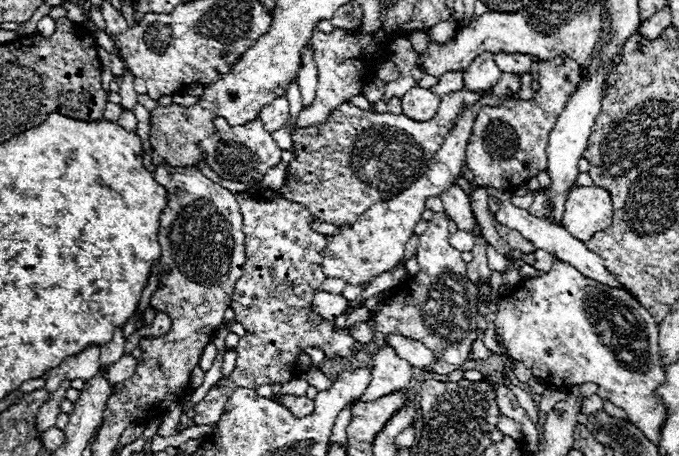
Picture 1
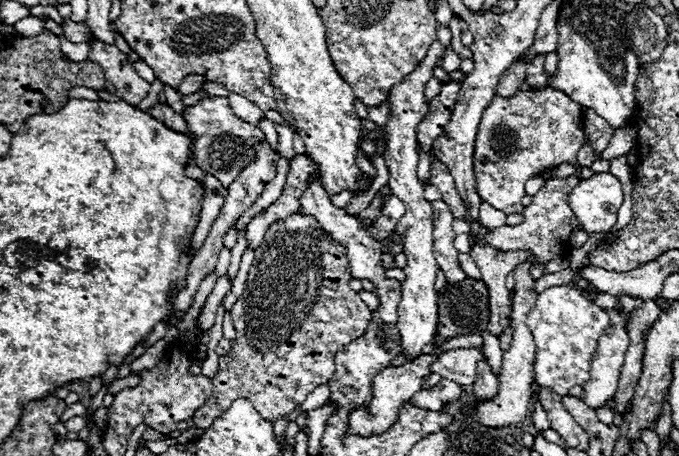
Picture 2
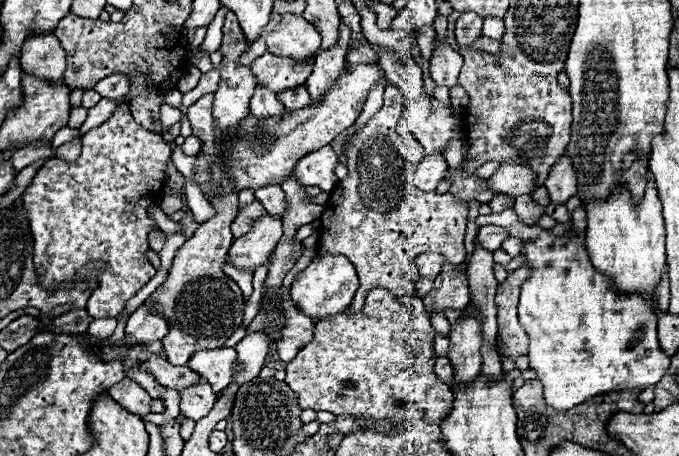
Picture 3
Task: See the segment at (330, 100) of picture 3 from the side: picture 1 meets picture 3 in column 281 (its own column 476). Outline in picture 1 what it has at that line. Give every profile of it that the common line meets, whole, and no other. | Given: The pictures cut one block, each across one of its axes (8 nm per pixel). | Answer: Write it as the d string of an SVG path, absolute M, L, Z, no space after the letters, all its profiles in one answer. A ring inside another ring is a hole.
M568 56L540 62L538 68L538 92L532 100L506 100L500 106L482 108L474 120L470 142L466 148L466 164L474 174L478 186L492 186L506 192L514 192L526 184L532 176L548 170L546 146L548 136L554 130L558 116L564 112L568 98L576 92L582 78L580 66Z

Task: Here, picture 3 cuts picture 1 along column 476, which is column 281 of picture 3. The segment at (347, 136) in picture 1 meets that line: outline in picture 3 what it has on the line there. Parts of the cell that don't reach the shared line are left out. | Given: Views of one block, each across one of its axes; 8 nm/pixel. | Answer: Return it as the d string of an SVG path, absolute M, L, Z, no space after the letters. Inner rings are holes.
M296 86L296 88L290 88L286 92L280 92L278 94L278 100L288 108L288 110L300 110L304 106L310 104L310 92L306 86Z

